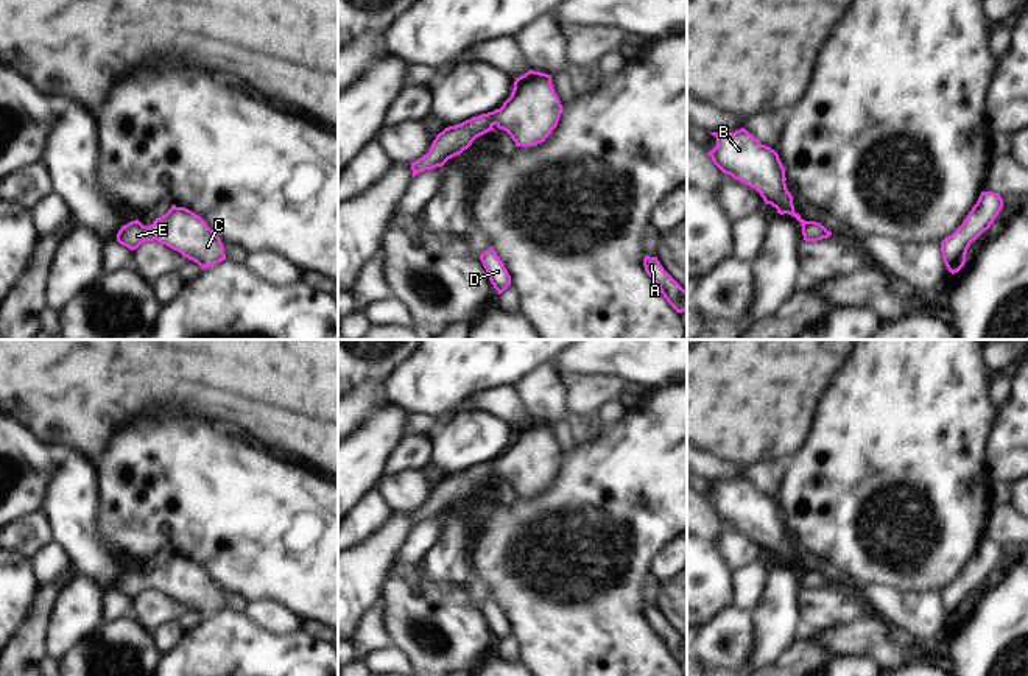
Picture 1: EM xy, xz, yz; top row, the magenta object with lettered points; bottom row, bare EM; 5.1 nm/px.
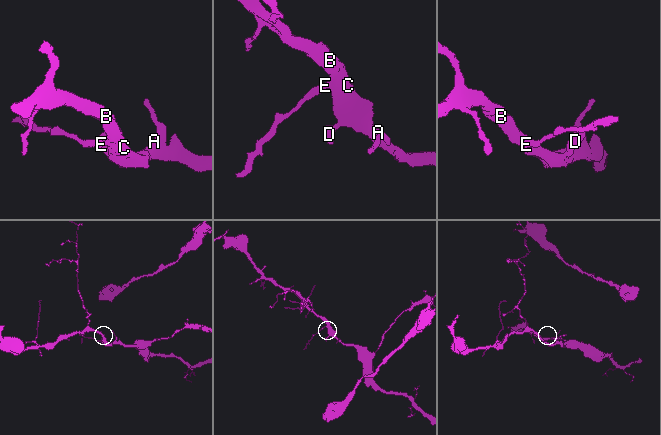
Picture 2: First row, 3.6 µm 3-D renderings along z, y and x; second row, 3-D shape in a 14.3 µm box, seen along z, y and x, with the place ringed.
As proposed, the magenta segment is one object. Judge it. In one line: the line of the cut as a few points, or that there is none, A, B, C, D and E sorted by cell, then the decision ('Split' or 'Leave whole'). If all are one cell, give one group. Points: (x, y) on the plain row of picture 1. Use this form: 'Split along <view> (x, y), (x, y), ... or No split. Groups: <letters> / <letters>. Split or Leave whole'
No split. Groups: A B C D E. Leave whole.

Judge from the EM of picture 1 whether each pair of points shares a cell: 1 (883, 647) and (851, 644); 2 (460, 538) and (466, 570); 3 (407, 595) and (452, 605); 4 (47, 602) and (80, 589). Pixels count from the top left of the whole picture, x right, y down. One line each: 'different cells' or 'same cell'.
1: same cell
2: same cell
3: same cell
4: different cells

